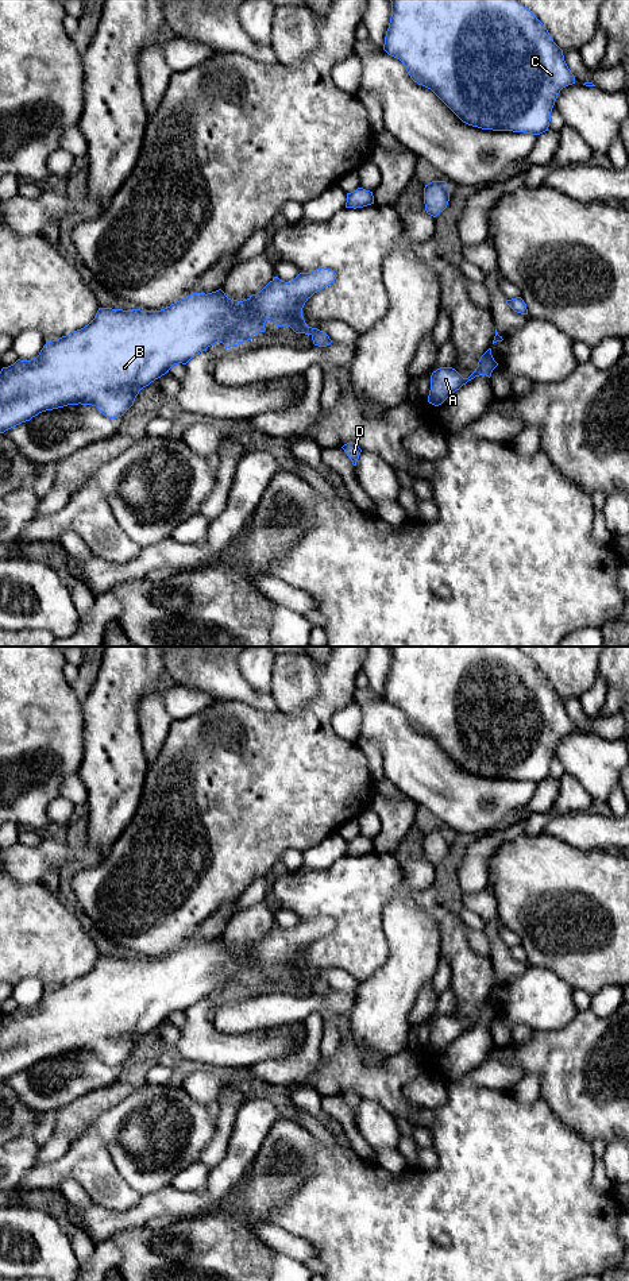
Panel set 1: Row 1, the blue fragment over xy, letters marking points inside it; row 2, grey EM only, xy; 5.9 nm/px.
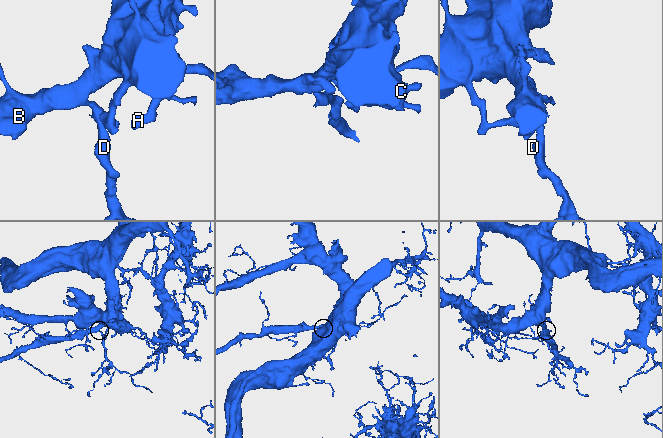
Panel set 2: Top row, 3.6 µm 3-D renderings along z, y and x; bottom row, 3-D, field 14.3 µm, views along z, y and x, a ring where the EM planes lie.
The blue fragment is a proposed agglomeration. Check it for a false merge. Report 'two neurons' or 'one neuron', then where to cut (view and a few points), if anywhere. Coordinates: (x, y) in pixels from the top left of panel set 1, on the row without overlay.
one neuron; no cut

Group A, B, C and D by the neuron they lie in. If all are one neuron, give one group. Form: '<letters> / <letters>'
A B C D

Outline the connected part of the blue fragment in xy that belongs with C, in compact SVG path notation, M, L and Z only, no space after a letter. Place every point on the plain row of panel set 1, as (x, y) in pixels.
M390 647L391 665L385 684L383 698L400 707L410 726L431 737L463 771L482 778L513 779L540 783L548 779L551 760L560 738L575 732L563 698L553 690L544 672L524 655L518 647Z

